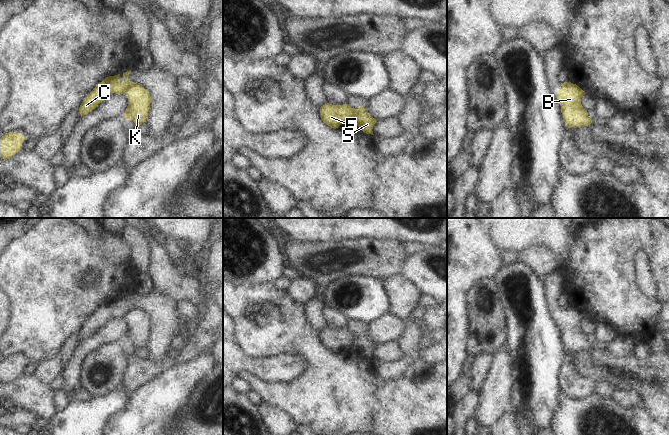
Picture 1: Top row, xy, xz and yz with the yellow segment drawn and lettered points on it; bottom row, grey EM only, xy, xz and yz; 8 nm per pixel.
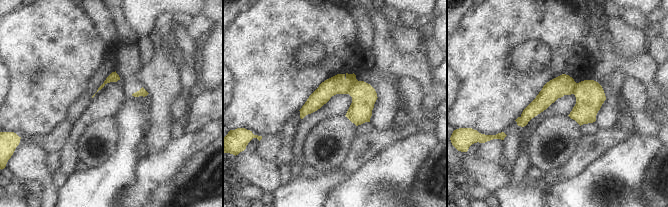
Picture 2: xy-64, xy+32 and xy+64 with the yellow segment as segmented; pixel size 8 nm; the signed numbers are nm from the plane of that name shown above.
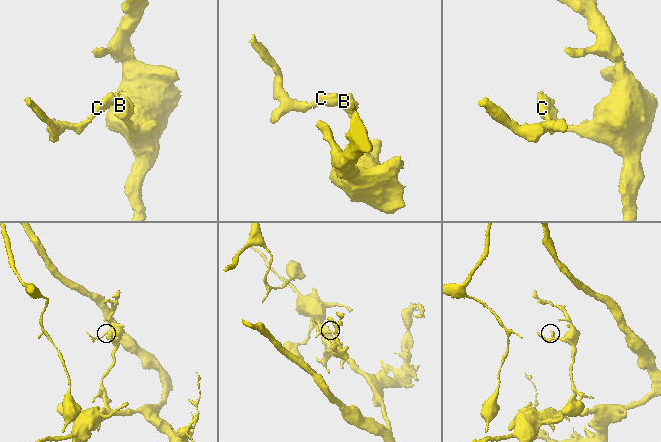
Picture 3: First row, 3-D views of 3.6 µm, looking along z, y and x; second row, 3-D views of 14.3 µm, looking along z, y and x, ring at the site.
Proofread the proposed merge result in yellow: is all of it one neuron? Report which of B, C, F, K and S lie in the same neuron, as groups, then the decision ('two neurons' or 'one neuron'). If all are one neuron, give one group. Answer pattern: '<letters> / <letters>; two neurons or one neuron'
B K S / C F; two neurons

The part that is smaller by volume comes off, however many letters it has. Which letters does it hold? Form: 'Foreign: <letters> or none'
Foreign: C, F

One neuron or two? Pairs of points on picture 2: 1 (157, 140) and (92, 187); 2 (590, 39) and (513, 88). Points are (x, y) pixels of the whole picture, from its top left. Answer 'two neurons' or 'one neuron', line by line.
1: two neurons
2: two neurons

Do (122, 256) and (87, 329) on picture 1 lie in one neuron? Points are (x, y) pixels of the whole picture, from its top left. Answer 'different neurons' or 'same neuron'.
different neurons

